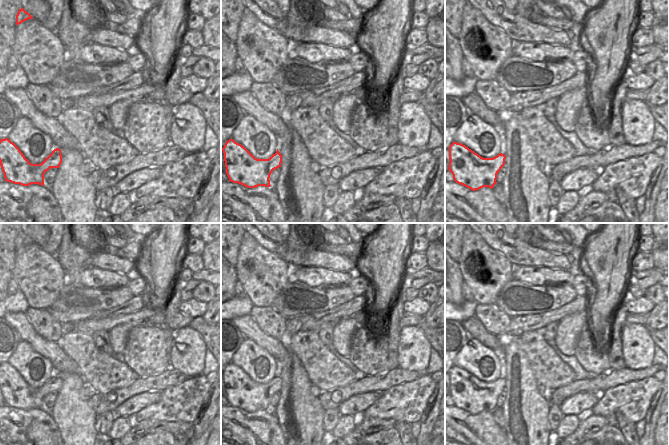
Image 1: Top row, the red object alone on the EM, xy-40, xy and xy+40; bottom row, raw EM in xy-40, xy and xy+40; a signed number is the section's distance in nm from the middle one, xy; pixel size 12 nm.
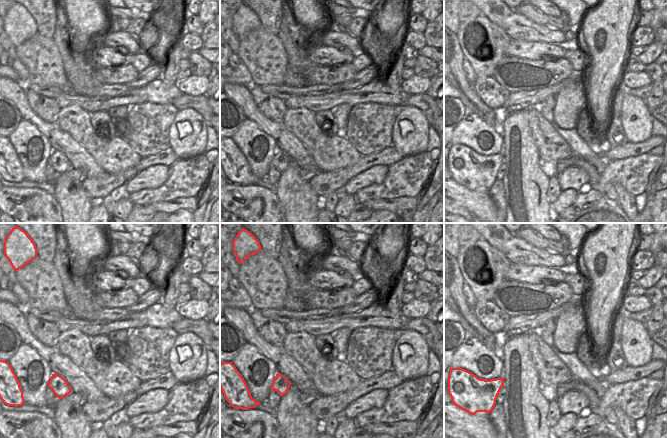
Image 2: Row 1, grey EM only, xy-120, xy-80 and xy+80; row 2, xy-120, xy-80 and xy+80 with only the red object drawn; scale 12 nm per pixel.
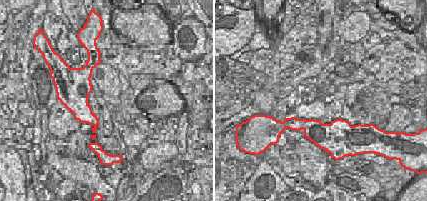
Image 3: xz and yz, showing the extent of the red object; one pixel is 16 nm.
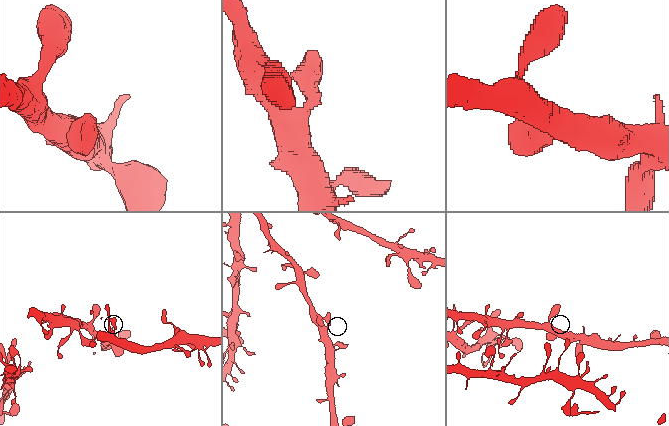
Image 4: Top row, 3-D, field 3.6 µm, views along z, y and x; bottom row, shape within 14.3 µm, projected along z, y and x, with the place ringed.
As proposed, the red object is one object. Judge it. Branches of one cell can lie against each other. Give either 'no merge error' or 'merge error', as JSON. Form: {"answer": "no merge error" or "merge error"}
{"answer": "no merge error"}

